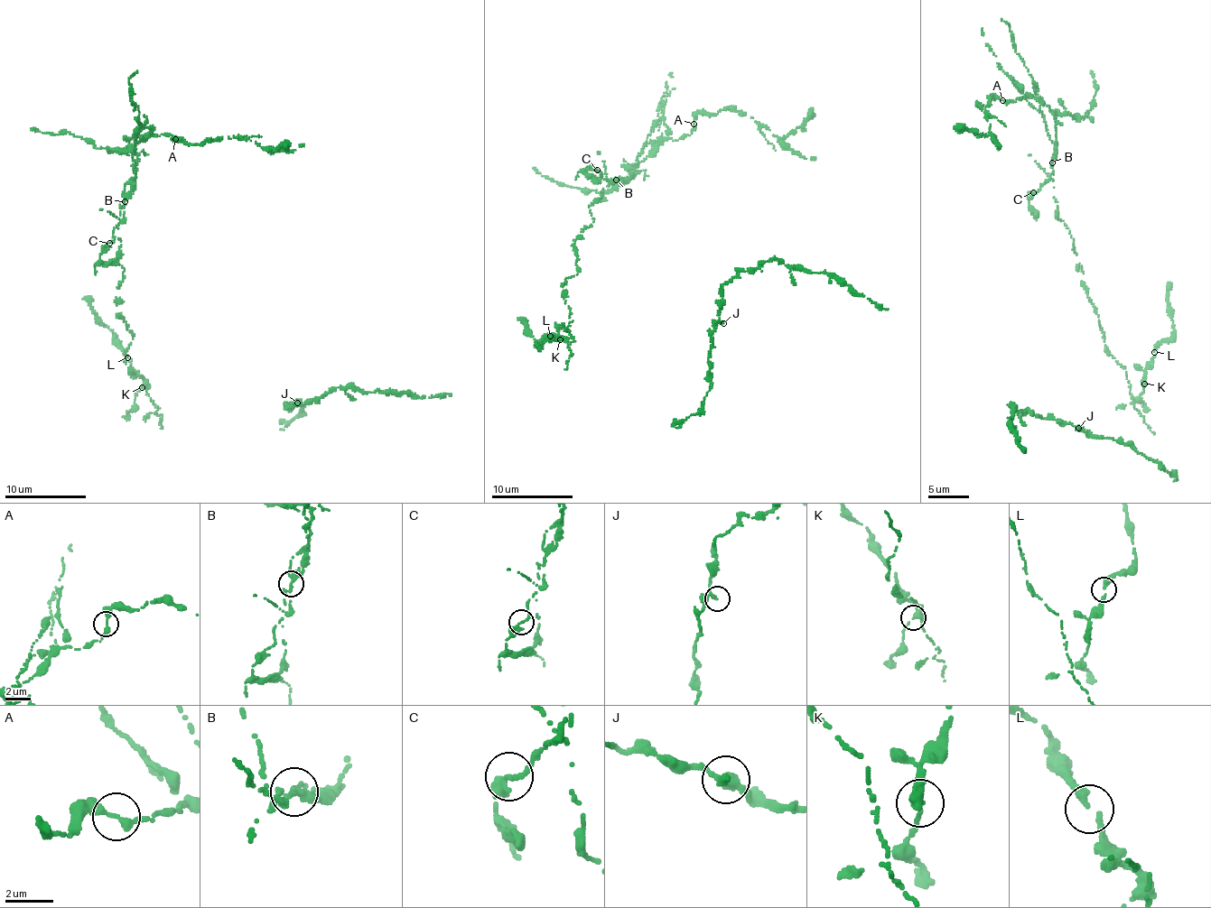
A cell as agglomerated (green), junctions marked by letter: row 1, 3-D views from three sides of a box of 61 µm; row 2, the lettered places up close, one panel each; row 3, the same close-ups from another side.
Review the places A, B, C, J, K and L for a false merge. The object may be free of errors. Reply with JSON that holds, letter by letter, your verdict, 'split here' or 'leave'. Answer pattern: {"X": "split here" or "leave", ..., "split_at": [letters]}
{"A": "leave", "B": "split here", "C": "leave", "J": "leave", "K": "leave", "L": "leave", "split_at": ["B"]}

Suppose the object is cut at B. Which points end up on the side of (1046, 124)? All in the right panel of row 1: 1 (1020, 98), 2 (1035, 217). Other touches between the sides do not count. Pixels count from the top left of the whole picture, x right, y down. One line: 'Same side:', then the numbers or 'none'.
Same side: none

